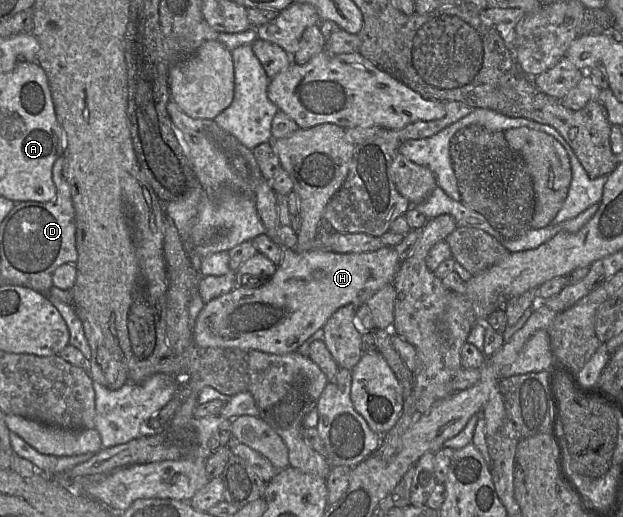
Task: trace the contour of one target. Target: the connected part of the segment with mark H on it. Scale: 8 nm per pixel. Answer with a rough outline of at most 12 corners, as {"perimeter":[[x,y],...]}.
{"perimeter":[[255,192],[283,258],[264,284],[203,306],[193,342],[298,351],[340,307],[393,284],[394,247],[298,253],[278,195]]}

